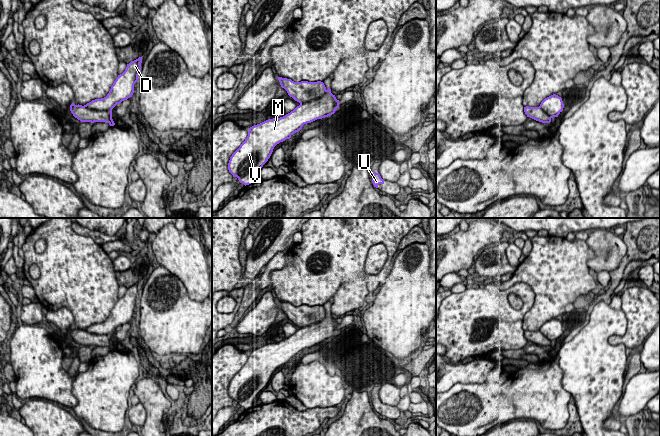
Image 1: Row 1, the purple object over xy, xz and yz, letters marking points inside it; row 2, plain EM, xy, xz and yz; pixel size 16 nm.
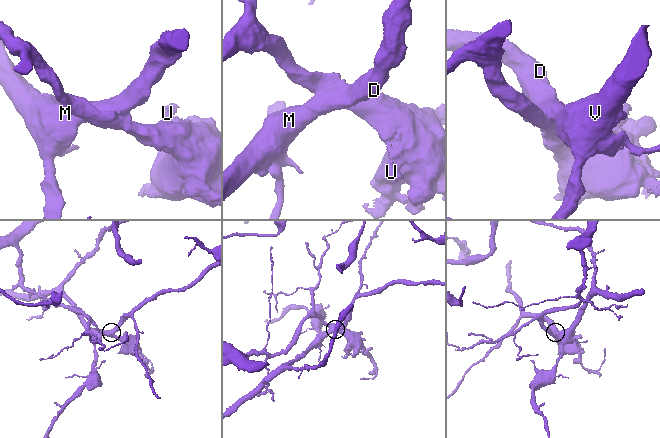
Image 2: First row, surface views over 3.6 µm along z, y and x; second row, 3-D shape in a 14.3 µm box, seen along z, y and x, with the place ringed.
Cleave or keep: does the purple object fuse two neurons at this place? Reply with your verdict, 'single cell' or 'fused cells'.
fused cells

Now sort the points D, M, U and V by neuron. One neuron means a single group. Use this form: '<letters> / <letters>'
D M V / U

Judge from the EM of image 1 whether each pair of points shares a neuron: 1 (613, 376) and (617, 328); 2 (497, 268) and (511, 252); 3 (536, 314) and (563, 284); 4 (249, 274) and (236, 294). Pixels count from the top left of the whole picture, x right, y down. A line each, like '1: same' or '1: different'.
1: same
2: different
3: same
4: different

